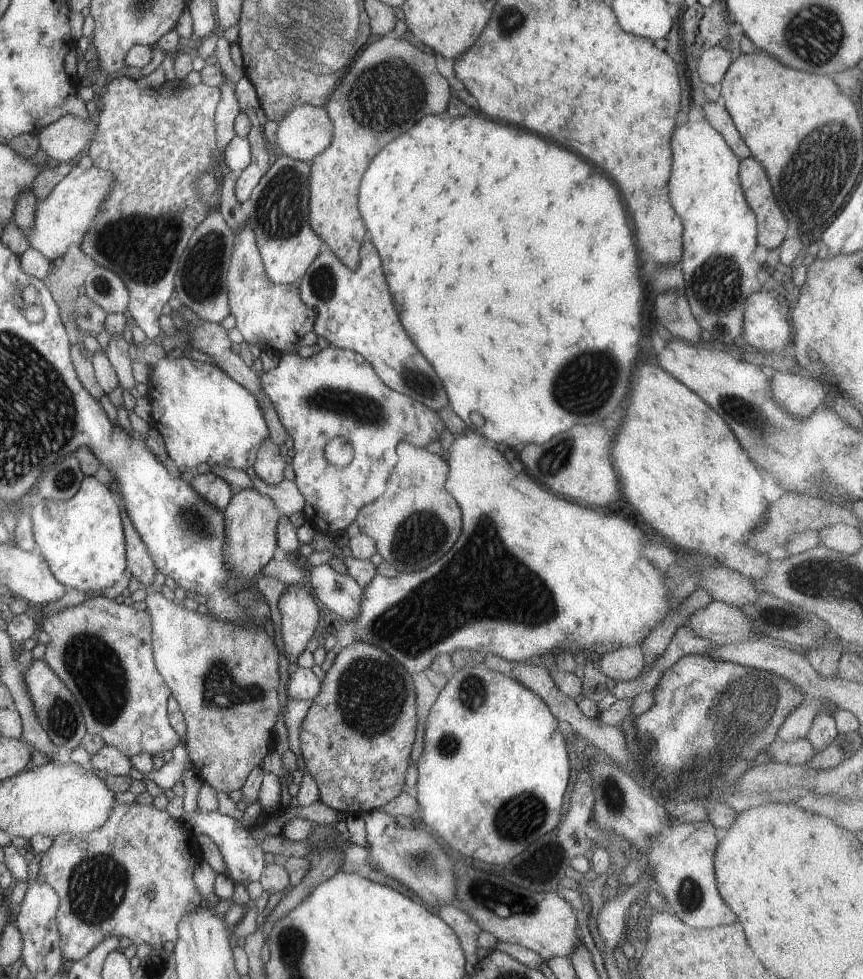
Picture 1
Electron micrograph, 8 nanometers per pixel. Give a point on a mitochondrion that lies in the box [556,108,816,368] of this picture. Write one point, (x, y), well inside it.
(716, 284)

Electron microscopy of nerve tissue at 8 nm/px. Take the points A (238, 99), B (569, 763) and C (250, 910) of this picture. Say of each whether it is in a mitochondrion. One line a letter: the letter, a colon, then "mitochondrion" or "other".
A: other
B: other
C: other

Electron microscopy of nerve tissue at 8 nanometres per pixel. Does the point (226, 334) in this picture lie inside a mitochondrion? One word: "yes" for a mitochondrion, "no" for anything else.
no

